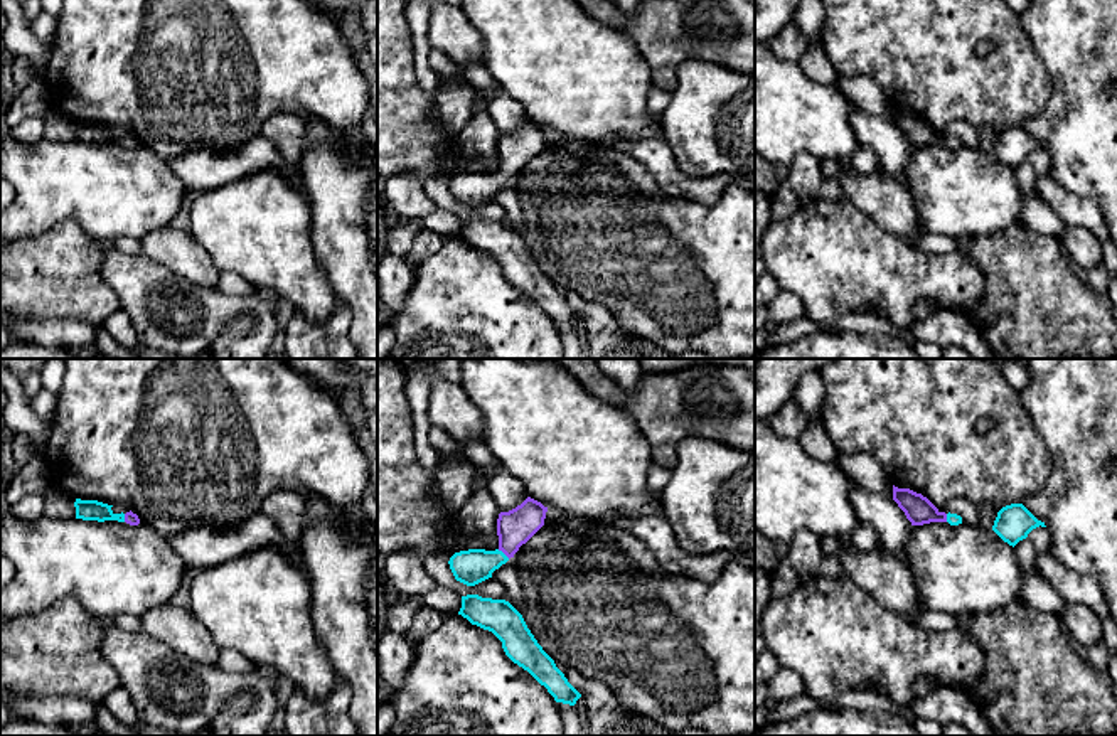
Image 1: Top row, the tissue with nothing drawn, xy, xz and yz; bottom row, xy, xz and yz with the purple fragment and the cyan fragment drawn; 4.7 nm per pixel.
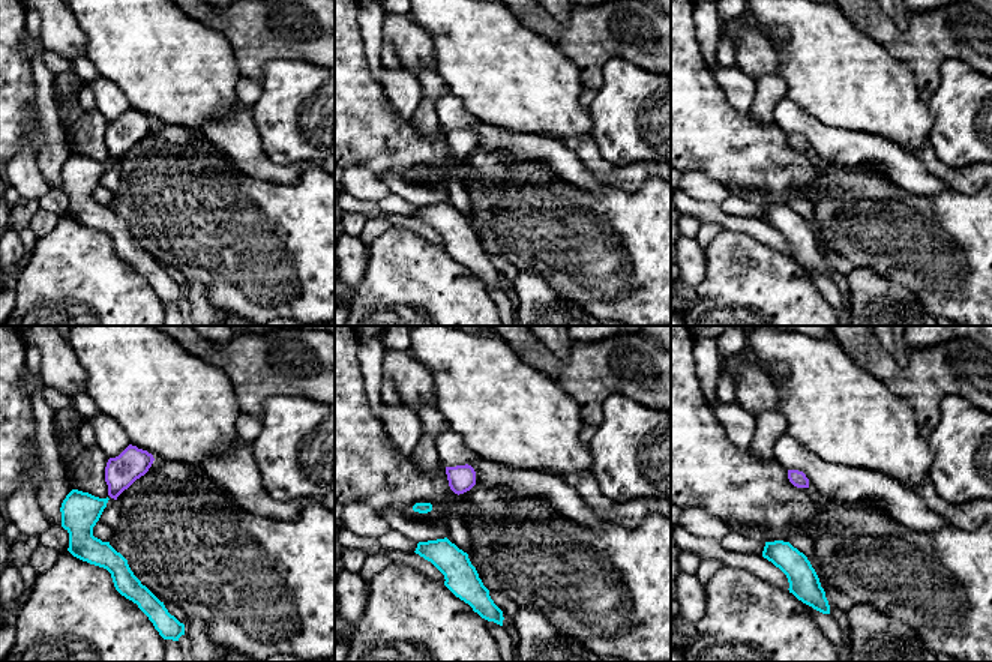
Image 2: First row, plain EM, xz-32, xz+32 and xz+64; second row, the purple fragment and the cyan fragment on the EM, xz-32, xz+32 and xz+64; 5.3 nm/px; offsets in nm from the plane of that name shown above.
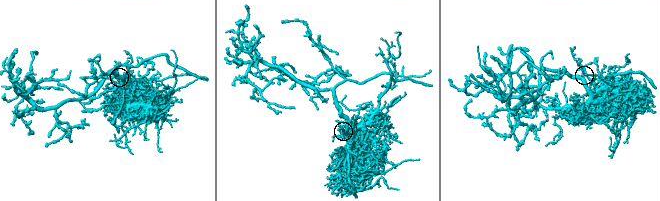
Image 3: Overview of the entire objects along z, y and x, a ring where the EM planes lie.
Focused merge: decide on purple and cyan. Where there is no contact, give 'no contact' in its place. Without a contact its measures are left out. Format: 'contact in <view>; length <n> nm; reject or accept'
contact in xz; length 80 nm; accept

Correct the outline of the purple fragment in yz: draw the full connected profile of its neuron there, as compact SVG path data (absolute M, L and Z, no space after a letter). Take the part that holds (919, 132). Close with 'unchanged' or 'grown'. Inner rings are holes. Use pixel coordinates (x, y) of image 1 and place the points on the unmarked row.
M893 108L893 123L905 135L911 148L930 145L949 145L950 148L962 147L960 138L940 135L927 120L910 111L898 111Z; grown

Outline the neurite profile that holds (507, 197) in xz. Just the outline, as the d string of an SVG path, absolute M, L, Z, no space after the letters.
M507 184L499 192L492 195L492 200L505 209L504 222L509 226L519 226L522 222L522 209L519 205L519 197L514 184Z

